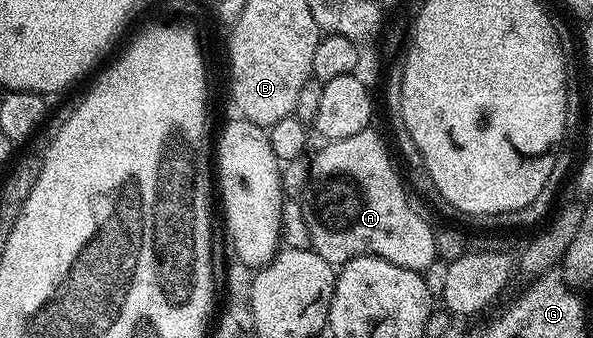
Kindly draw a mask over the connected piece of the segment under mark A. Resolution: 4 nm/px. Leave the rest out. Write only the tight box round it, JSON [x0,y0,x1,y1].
[302,128,438,272]

